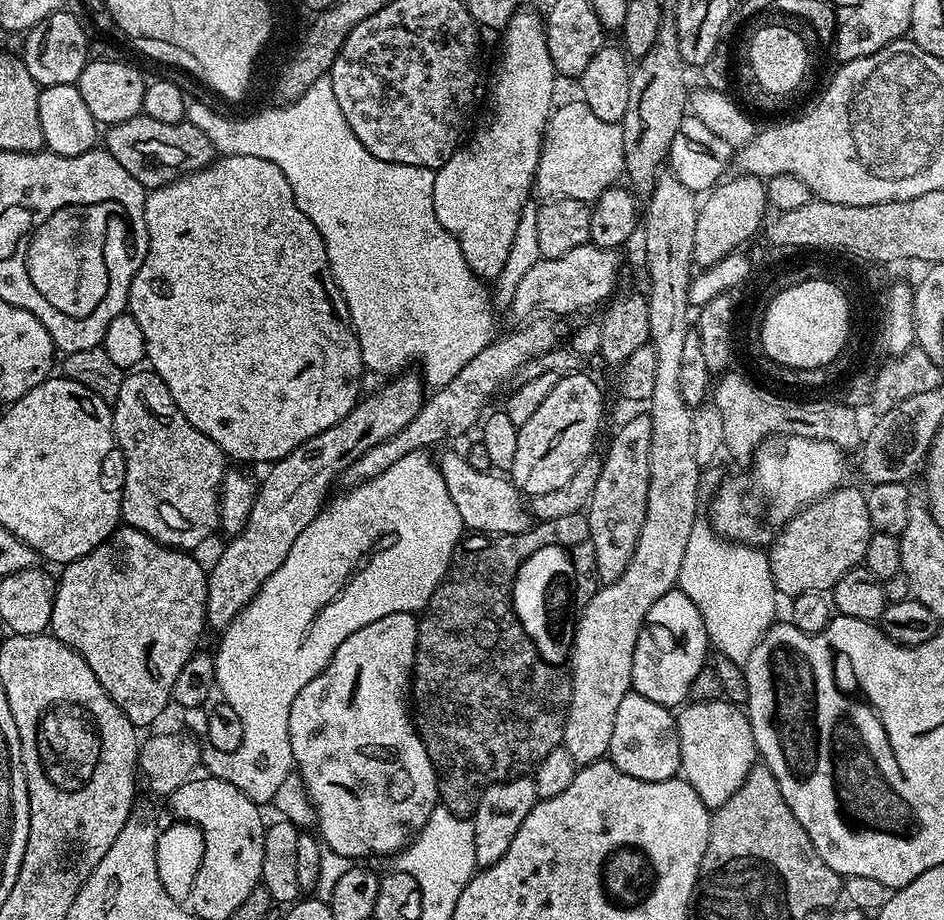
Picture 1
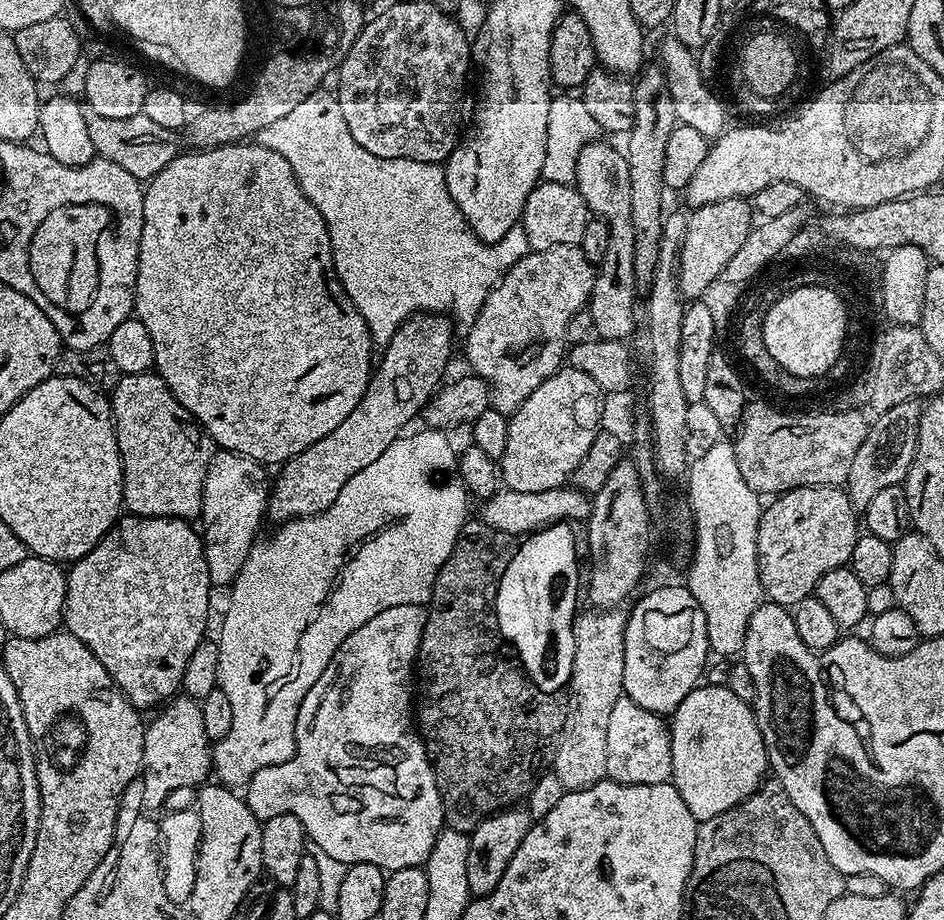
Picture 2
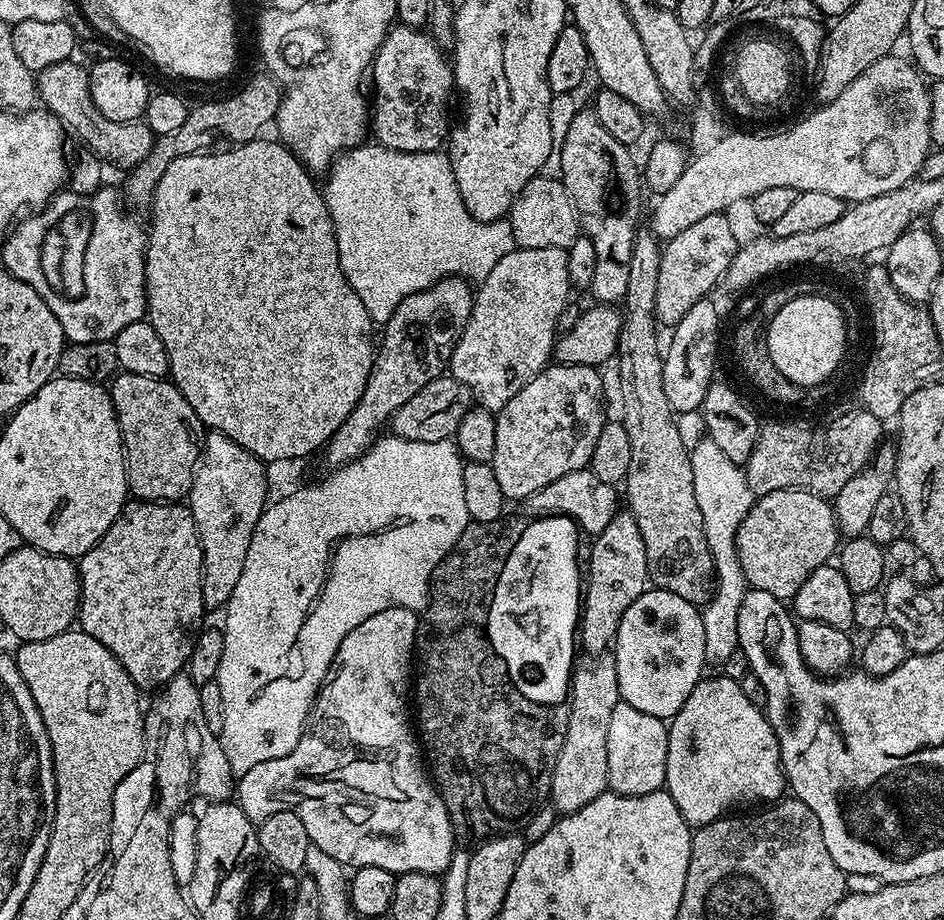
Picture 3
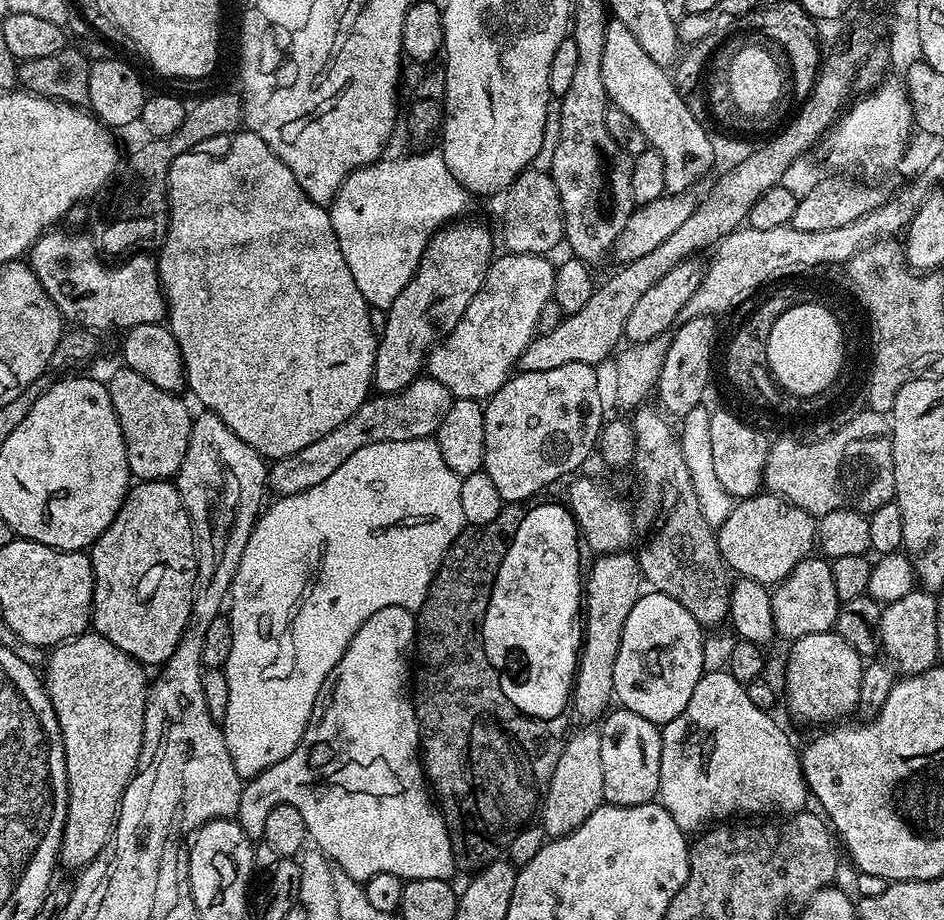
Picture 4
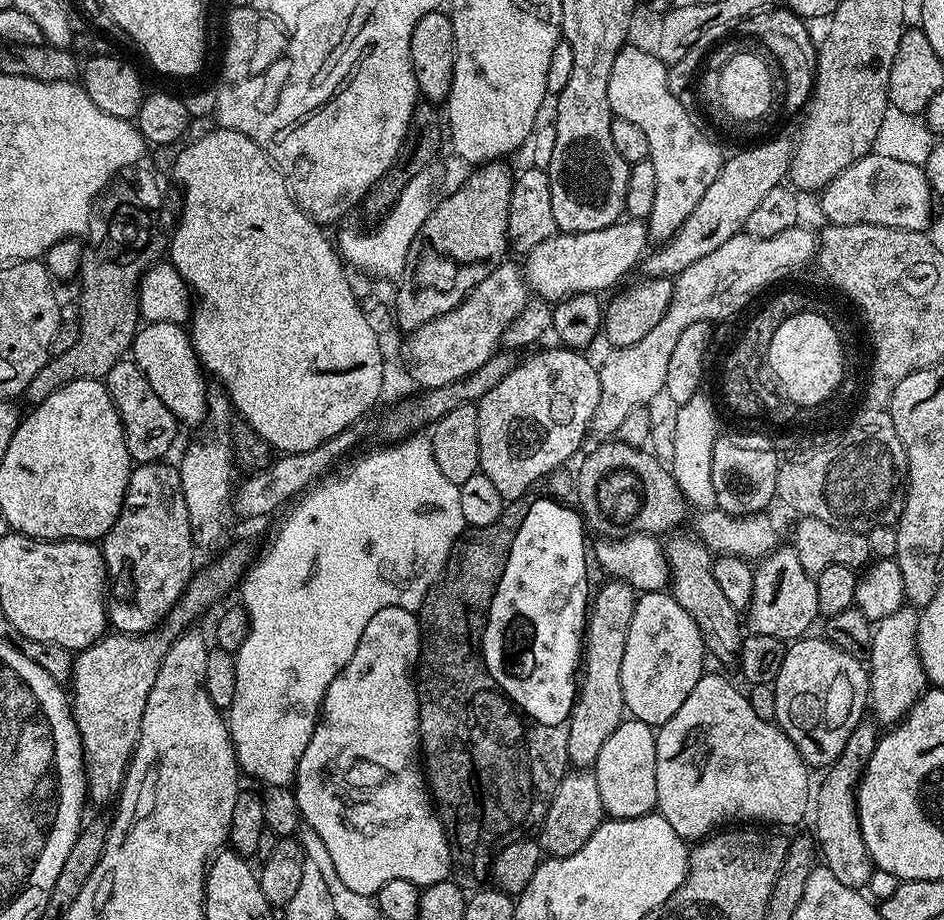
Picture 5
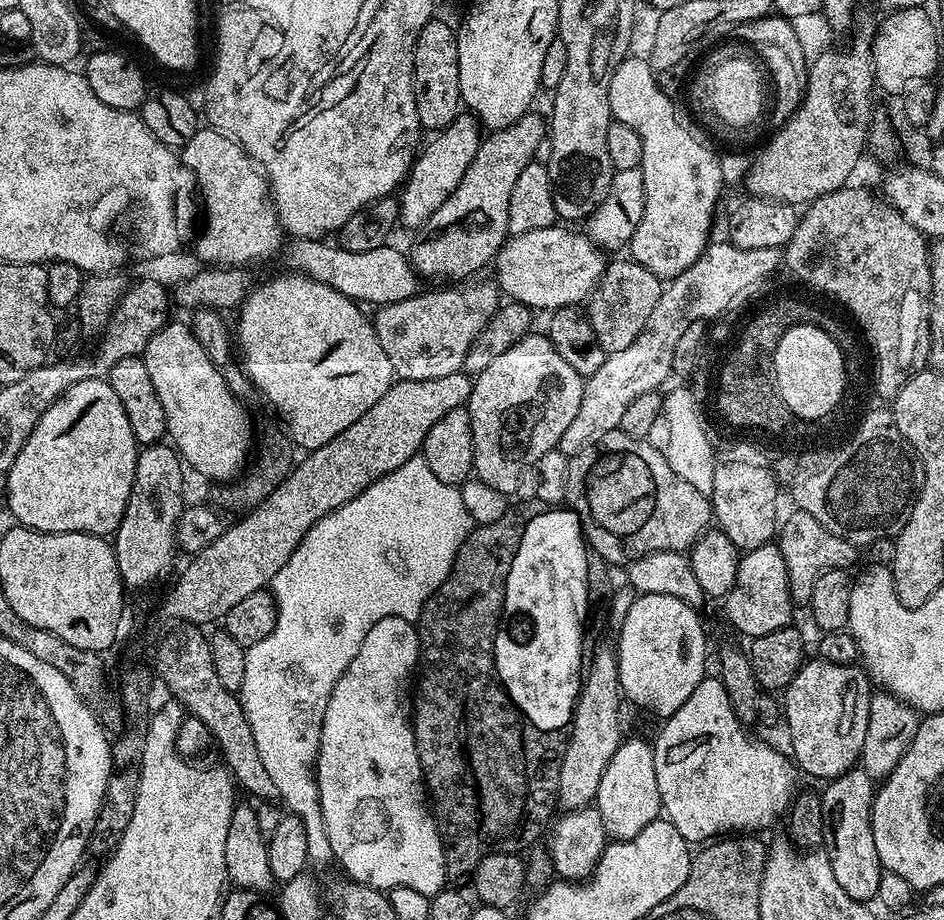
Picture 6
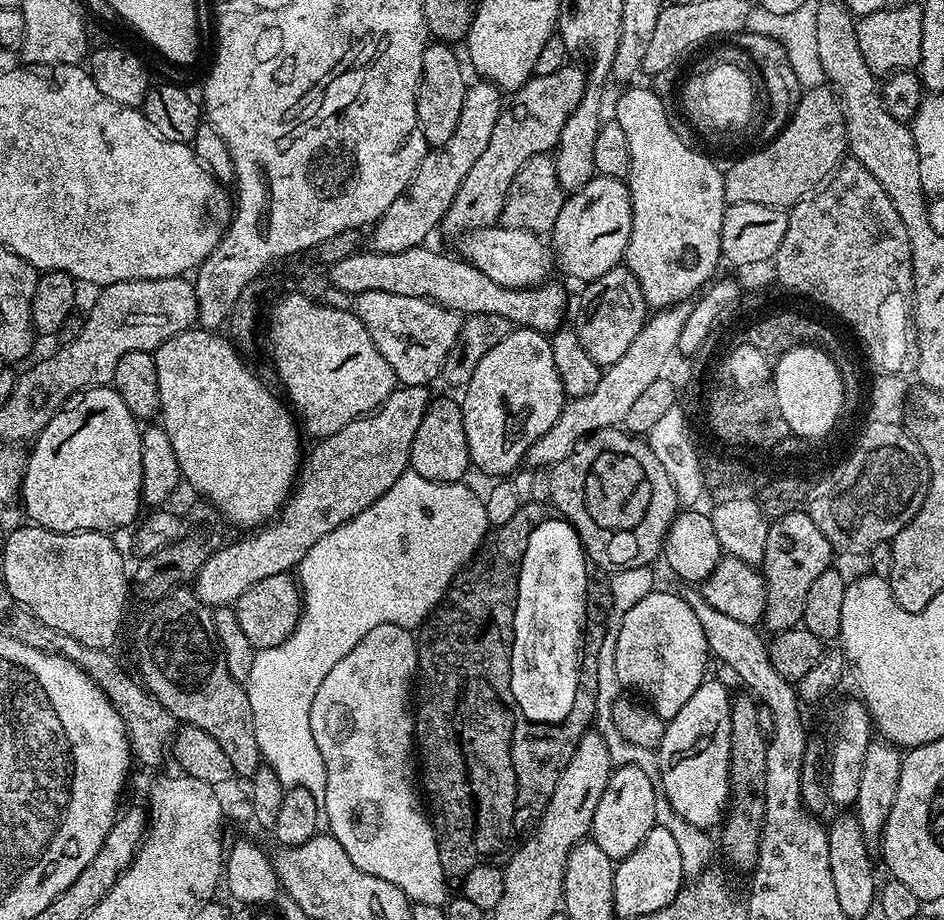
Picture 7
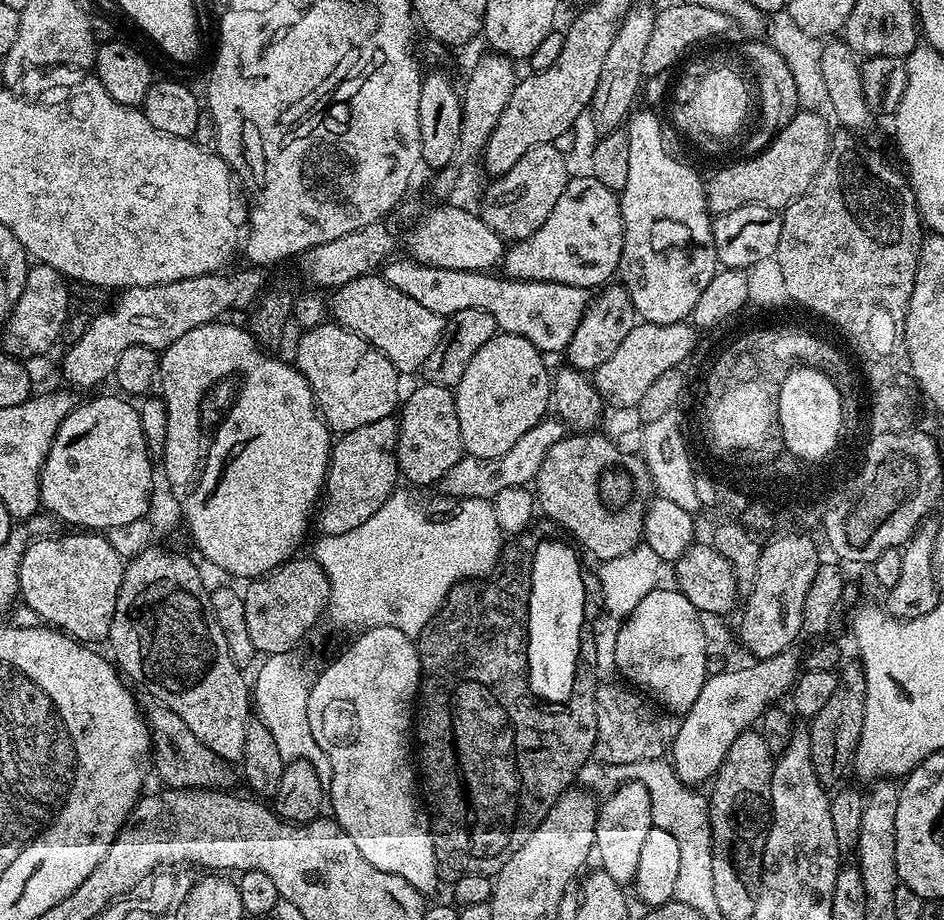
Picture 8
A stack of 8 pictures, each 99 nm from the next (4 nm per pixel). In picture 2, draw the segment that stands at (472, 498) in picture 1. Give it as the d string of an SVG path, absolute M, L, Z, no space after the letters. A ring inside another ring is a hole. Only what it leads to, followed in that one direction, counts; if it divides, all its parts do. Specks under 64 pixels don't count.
M565 486L554 490L523 492L501 487L494 495L483 501L484 520L495 533L504 533L508 538L527 538L541 532L551 524L571 520L587 521L590 511L590 496L575 486Z

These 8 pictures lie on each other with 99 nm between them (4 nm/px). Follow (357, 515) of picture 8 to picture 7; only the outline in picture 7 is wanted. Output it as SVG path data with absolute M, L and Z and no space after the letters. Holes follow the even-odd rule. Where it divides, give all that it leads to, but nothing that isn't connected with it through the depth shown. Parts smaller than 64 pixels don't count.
M405 384L396 387L383 404L375 412L360 416L350 426L342 426L338 434L323 437L312 448L312 453L303 457L300 471L296 477L292 493L284 502L284 507L276 513L267 524L249 531L237 544L225 543L215 549L205 565L194 577L194 591L201 602L209 608L226 608L235 605L236 599L254 582L262 582L262 578L270 578L270 574L291 573L306 558L310 546L318 542L318 538L326 538L330 530L338 530L350 518L362 514L366 506L374 506L403 472L409 471L410 446L414 446L414 434L418 434L418 426L422 426L422 418L430 403L429 389L422 384Z

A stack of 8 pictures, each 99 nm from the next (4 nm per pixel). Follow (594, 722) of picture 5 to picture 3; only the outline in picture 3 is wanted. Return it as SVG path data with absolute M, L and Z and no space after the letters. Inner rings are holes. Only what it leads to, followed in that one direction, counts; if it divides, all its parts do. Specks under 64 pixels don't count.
M617 511L615 517L592 541L590 576L582 588L582 611L578 621L578 644L589 652L589 657L605 655L615 645L618 626L622 622L622 614L634 606L634 602L650 584L648 563L646 562L646 542L642 542L642 534L634 522L631 512Z

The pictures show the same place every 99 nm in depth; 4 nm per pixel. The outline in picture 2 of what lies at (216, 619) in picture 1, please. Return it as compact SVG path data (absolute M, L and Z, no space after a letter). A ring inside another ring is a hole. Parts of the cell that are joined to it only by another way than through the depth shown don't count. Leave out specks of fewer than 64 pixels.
M422 312L411 316L409 320L402 322L402 326L398 326L394 338L390 338L390 342L383 349L384 357L381 360L379 357L372 376L368 379L366 394L362 394L358 406L350 410L350 418L346 418L346 422L341 422L337 428L330 430L326 438L318 438L314 446L306 446L302 454L294 454L294 458L279 465L277 472L280 473L277 474L276 480L274 476L268 497L266 516L269 521L299 520L301 516L316 516L320 512L325 512L334 502L334 498L338 498L342 486L346 486L346 482L350 482L350 478L354 478L358 470L363 470L364 467L370 466L370 462L377 460L390 447L390 442L397 440L407 429L404 427L415 416L417 419L423 413L428 400L445 379L444 371L447 370L448 359L452 356L452 328L454 329L453 321L447 315L434 312Z

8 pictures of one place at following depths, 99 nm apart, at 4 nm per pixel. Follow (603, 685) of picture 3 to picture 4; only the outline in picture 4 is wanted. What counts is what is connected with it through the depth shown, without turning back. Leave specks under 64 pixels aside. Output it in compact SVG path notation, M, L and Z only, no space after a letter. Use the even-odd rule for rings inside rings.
M599 731L580 732L577 736L569 735L567 737L562 754L558 758L558 766L554 766L554 774L548 783L548 791L545 792L542 801L542 807L539 809L539 819L542 821L542 827L549 837L555 838L565 836L594 810L598 810L601 804L605 803L604 791L602 790L602 742L600 741Z

